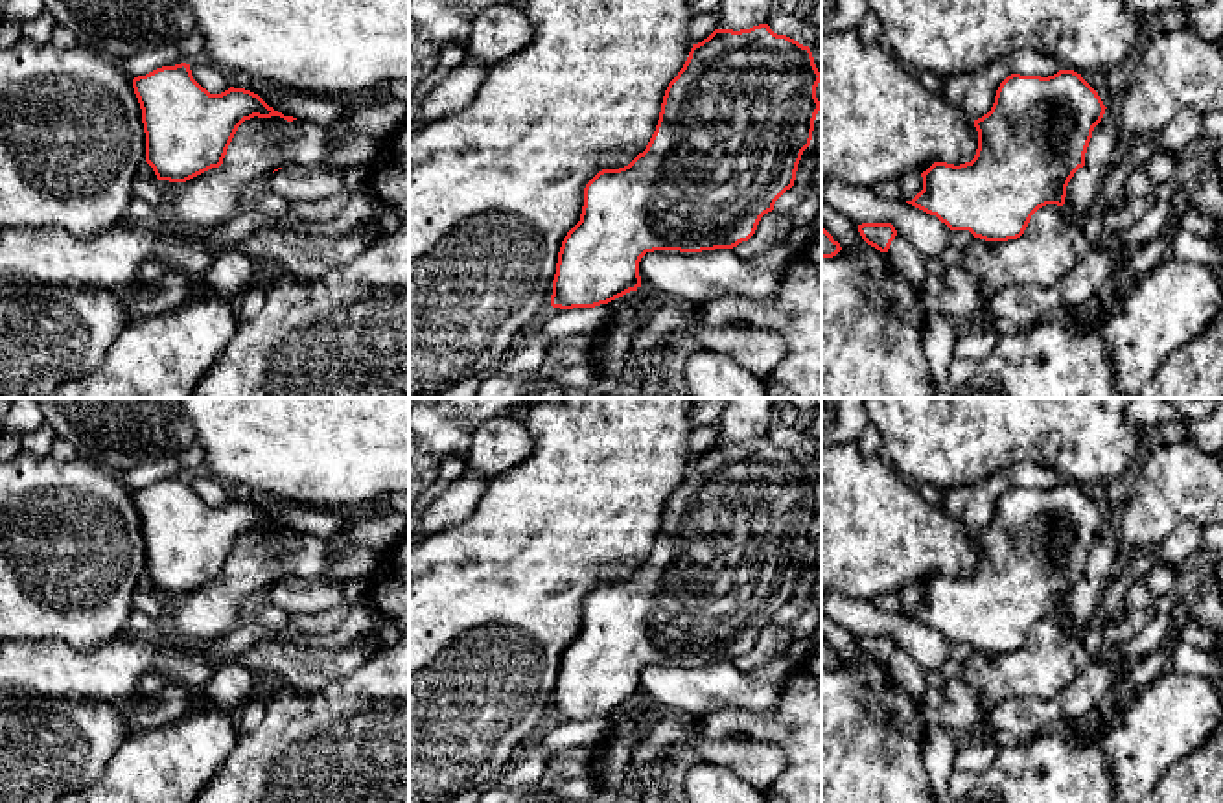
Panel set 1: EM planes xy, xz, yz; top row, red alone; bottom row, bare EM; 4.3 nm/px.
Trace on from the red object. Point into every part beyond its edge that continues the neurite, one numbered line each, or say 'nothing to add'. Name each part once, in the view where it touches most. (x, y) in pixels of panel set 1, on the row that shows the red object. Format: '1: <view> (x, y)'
nothing to add

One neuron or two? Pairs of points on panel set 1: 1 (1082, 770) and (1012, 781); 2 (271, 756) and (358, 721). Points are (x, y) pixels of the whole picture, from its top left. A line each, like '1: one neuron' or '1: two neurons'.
1: one neuron
2: one neuron

